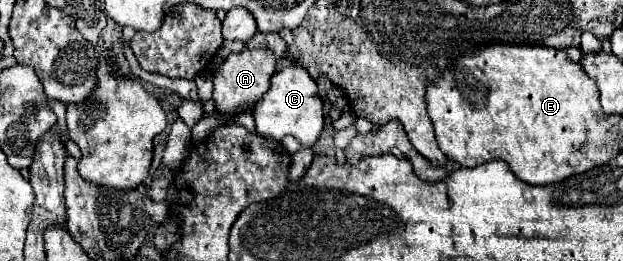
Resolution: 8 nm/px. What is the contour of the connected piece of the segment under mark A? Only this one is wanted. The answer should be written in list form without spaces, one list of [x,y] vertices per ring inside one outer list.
[[[242,49],[240,53],[230,55],[220,69],[214,73],[214,103],[216,103],[216,113],[220,115],[232,115],[240,107],[256,105],[262,95],[270,87],[270,77],[276,71],[276,59],[270,51],[266,49]]]

